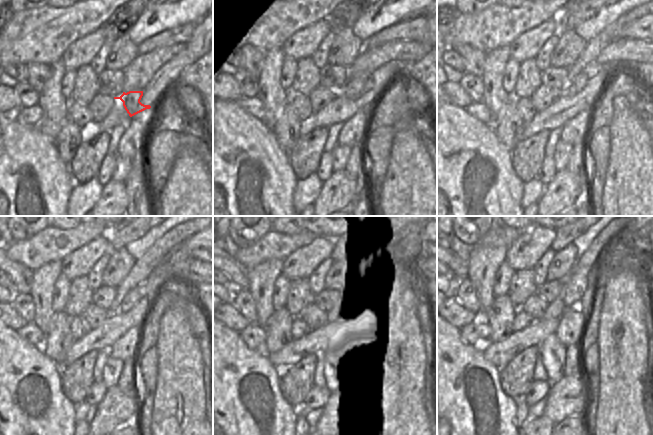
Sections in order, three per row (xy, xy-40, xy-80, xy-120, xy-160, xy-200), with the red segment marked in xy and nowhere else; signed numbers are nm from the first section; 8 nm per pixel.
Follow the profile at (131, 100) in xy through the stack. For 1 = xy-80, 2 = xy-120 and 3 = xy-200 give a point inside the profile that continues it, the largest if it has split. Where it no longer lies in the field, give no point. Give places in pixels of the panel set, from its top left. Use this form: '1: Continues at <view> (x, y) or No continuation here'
1: Continues at xy-80 (573, 87)
2: Continues at xy-120 (135, 295)
3: Continues at xy-200 (576, 282)

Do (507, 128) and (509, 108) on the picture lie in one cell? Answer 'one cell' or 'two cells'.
one cell

